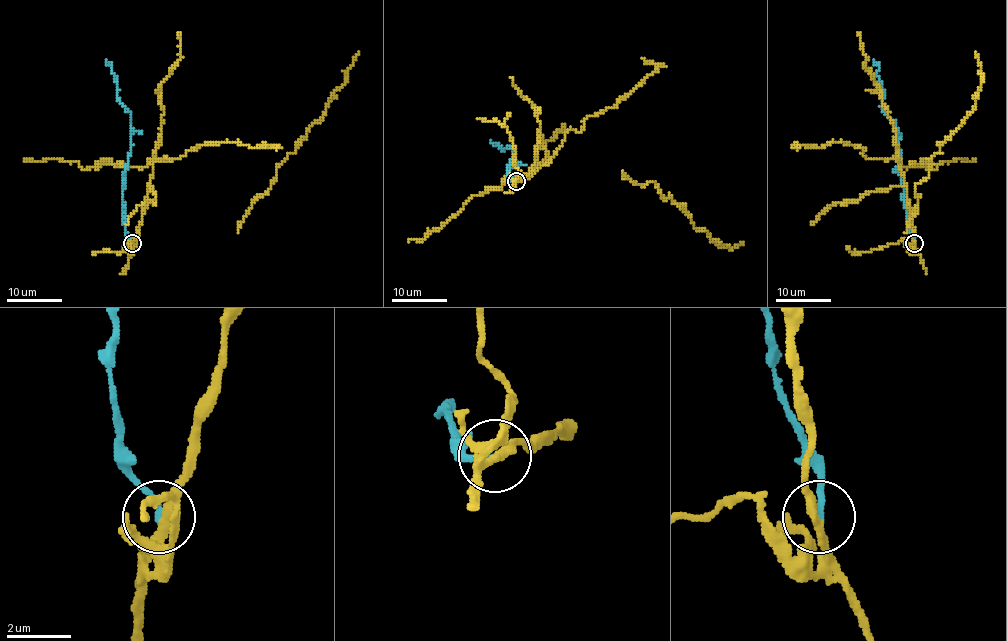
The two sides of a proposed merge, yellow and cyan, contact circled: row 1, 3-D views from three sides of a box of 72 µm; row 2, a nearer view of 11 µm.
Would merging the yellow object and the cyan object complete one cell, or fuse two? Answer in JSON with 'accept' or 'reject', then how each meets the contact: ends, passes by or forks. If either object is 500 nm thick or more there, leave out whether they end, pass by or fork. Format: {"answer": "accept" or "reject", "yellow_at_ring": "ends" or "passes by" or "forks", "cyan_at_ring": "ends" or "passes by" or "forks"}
{"answer": "reject", "yellow_at_ring": "passes by", "cyan_at_ring": "ends"}

